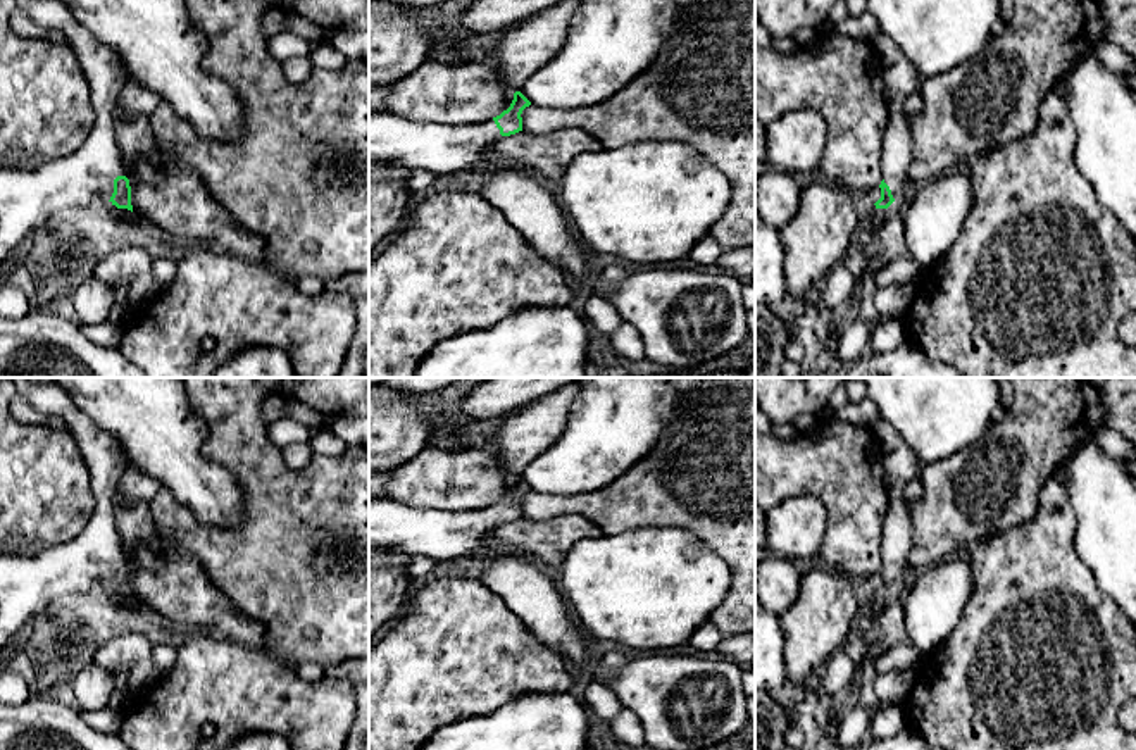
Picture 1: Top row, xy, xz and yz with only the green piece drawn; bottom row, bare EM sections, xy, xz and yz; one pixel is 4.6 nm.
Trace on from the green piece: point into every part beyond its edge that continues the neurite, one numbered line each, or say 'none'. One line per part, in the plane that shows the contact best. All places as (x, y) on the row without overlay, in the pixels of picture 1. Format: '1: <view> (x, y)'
1: xy (28, 583)

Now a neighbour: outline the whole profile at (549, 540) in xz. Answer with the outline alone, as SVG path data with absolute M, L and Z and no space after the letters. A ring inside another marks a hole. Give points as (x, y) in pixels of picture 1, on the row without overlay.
M579 514L555 516L545 521L519 517L502 522L488 536L490 548L527 557L550 567L560 567L565 553L583 538L600 538L602 529Z

